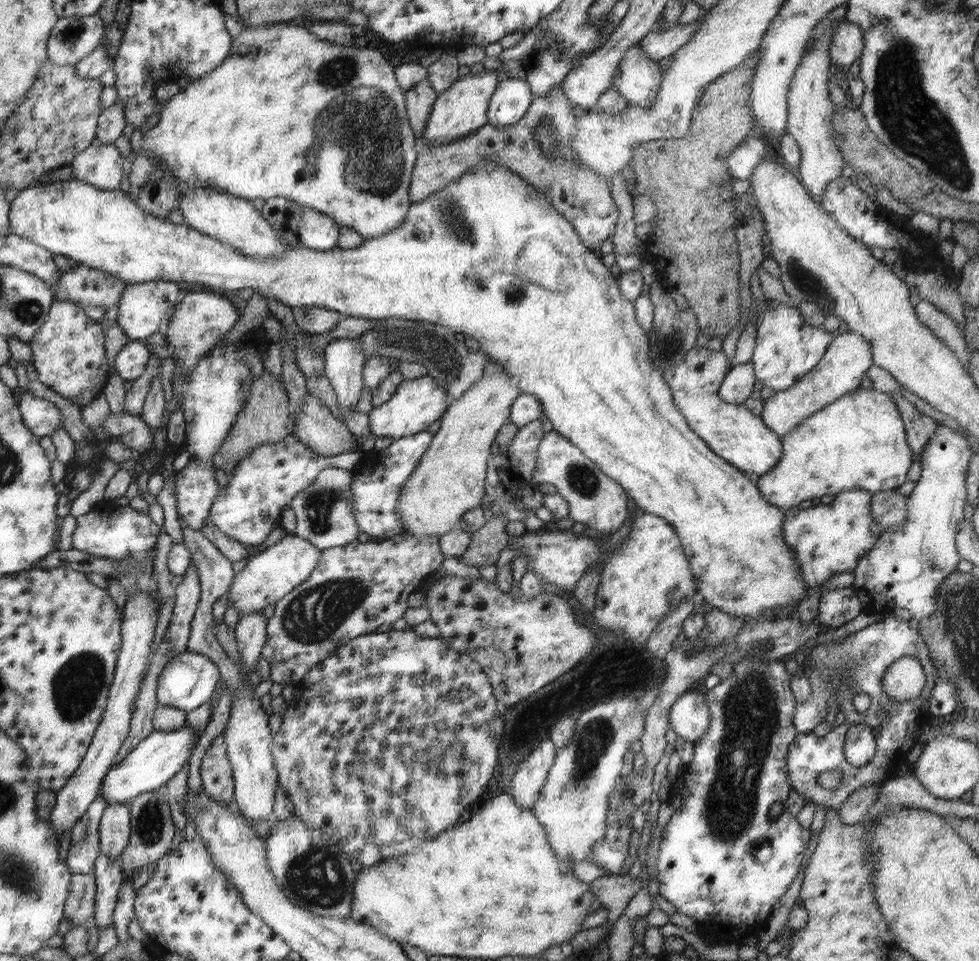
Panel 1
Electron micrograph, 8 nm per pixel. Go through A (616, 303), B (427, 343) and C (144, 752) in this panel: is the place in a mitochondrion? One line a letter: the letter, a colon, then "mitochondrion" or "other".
A: other
B: mitochondrion
C: other

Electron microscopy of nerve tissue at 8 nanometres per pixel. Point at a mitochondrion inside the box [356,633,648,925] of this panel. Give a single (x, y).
(599, 732)

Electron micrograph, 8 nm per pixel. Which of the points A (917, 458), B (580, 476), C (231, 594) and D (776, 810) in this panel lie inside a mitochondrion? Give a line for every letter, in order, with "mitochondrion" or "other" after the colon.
A: other
B: mitochondrion
C: other
D: mitochondrion

